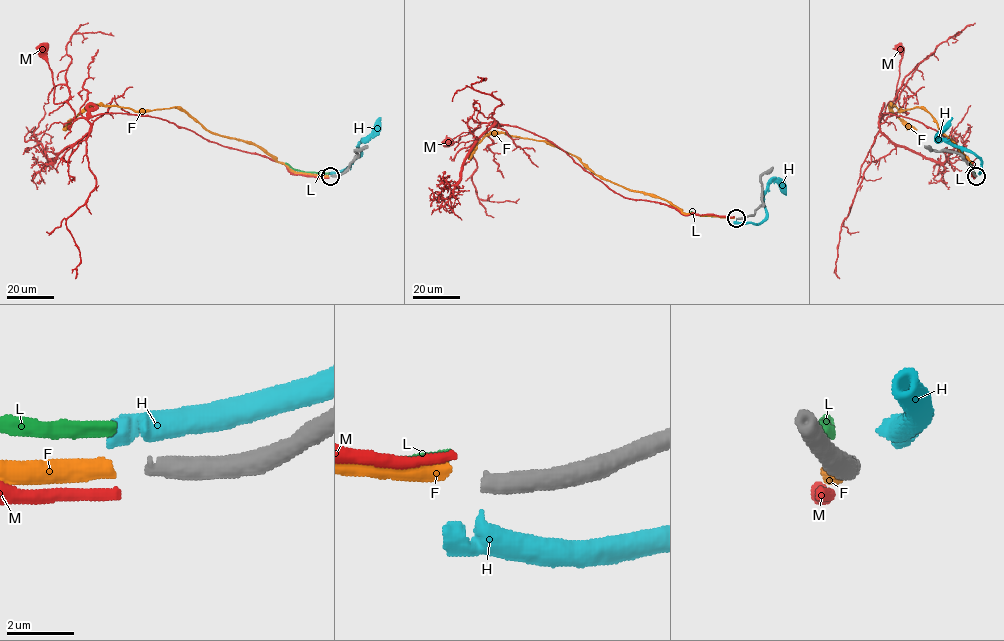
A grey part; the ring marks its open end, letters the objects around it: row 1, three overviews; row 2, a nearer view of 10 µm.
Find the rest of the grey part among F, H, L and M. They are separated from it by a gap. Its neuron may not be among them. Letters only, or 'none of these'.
none of these

